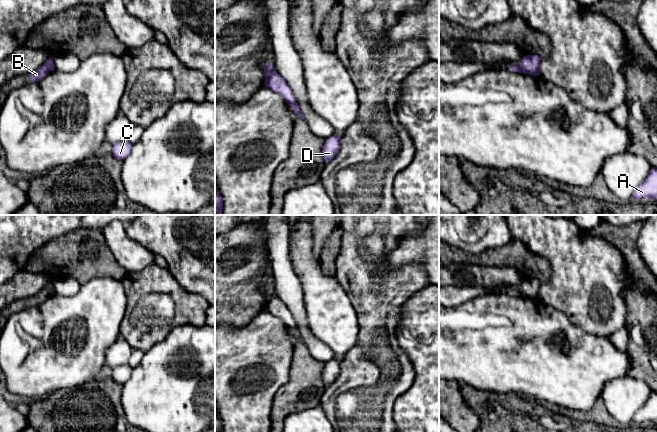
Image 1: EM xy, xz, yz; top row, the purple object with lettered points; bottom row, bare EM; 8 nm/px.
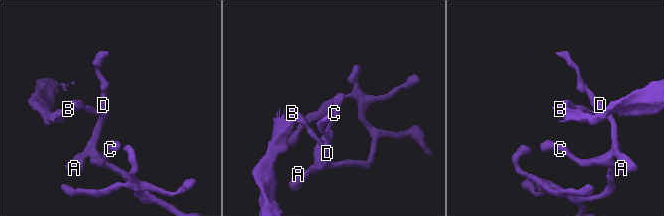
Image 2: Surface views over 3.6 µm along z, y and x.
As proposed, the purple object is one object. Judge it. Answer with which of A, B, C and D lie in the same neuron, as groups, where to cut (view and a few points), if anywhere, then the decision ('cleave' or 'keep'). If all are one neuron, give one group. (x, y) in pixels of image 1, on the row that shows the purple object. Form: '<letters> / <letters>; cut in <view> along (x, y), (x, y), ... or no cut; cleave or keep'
A C D / B; cut in xz along (274, 71), (264, 84); cleave

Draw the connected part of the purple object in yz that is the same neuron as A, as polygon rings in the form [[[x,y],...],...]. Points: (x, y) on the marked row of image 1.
[[[653,167],[647,178],[633,192],[632,198],[641,200],[651,198],[652,201],[657,200],[657,169]]]

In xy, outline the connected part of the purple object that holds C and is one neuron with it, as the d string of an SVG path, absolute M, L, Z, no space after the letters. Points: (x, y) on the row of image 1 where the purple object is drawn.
M129 140L117 142L113 145L111 153L116 159L123 160L131 152L132 145Z

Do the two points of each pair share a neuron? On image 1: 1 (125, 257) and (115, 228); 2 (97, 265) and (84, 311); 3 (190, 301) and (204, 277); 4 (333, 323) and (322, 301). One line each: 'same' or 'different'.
1: same
2: different
3: different
4: same

